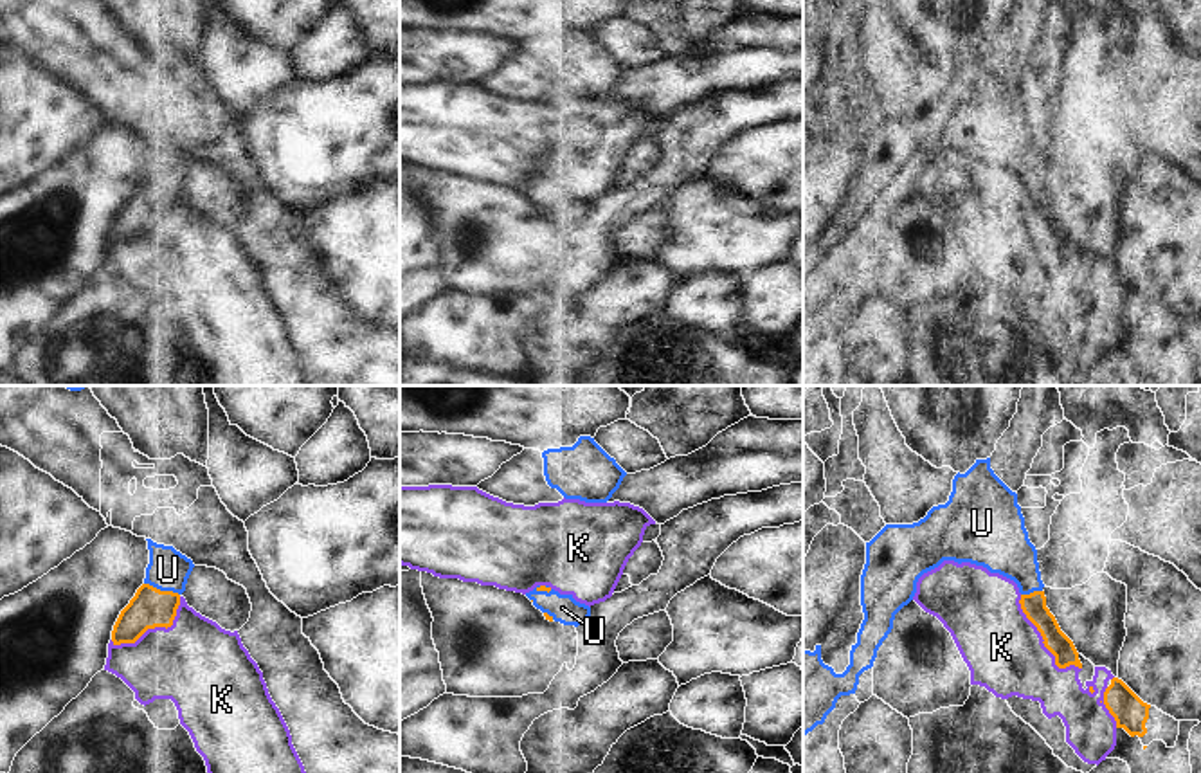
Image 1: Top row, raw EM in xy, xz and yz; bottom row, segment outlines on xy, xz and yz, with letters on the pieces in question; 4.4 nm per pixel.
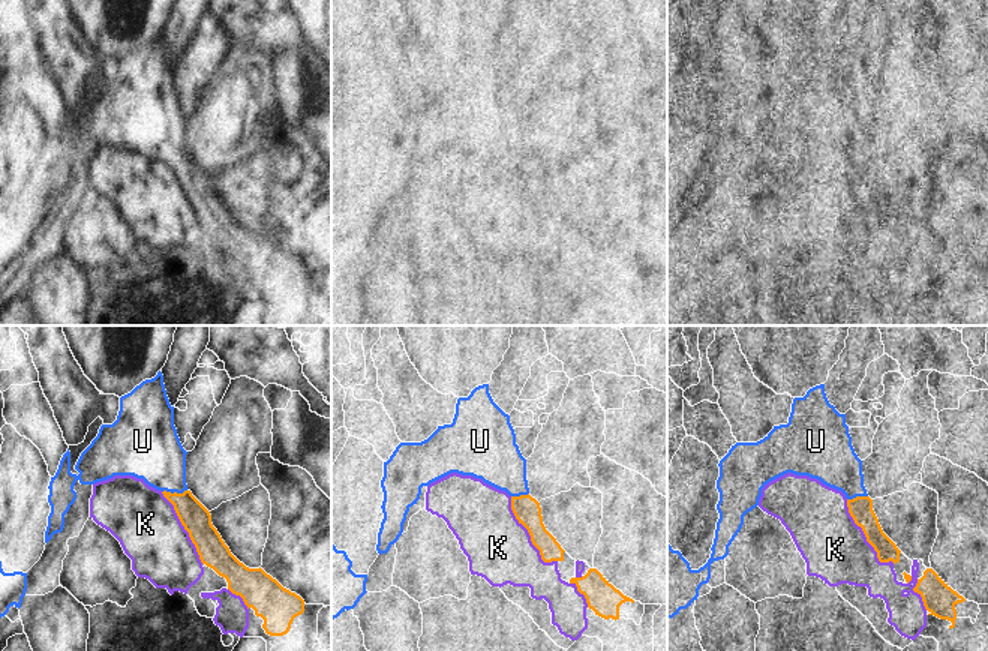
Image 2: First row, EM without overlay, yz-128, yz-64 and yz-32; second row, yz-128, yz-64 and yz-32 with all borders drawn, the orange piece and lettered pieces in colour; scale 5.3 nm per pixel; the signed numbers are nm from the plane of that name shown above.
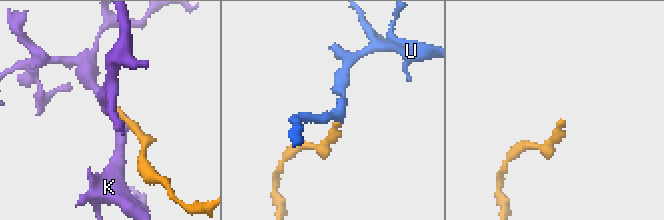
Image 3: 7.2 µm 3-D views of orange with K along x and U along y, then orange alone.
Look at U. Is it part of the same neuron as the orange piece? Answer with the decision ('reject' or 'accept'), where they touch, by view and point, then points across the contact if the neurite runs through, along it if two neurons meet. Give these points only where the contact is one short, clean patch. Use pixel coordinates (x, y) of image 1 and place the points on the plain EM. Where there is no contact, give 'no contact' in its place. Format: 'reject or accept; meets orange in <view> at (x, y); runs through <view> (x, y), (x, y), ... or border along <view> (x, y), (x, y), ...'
accept; meets orange in xy at (162, 188); runs through xy (150, 204), (162, 188), (168, 166)

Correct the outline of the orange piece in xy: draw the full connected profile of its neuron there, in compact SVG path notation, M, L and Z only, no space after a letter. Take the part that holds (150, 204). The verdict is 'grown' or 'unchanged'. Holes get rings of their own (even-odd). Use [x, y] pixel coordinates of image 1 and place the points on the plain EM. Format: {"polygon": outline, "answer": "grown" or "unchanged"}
{"polygon": "M146 137L149 146L146 175L113 222L113 241L135 240L148 225L171 223L194 164L193 157L173 142Z", "answer": "grown"}

